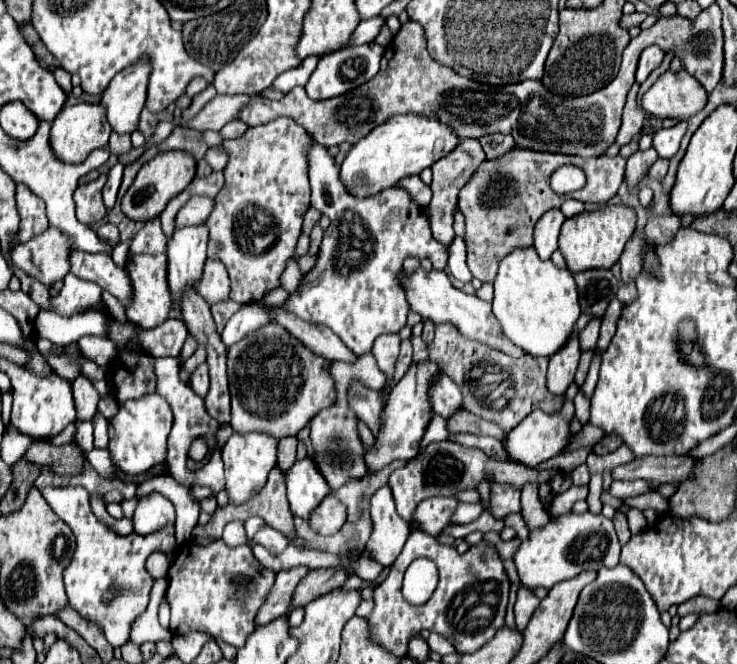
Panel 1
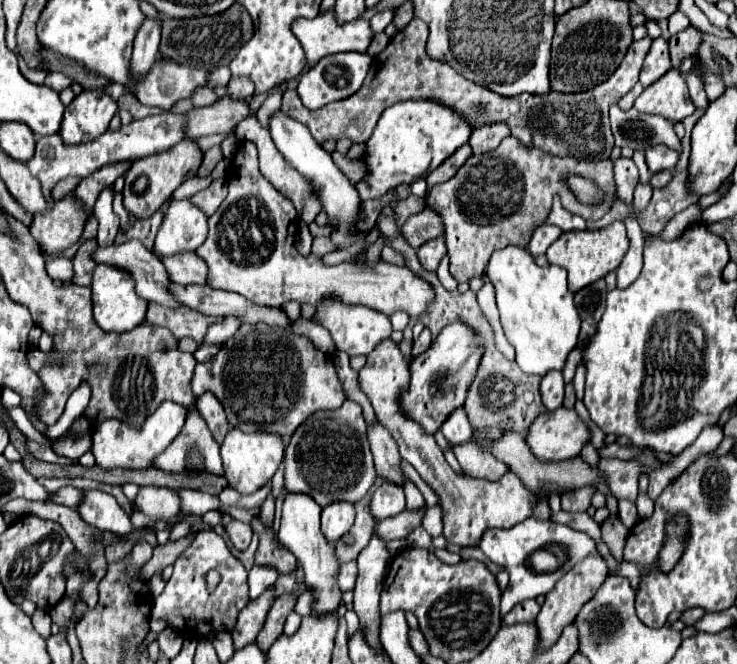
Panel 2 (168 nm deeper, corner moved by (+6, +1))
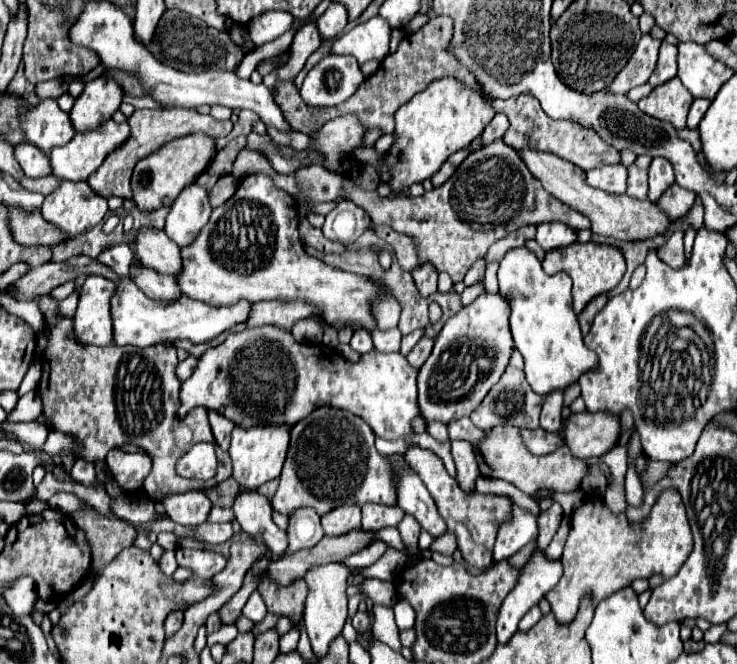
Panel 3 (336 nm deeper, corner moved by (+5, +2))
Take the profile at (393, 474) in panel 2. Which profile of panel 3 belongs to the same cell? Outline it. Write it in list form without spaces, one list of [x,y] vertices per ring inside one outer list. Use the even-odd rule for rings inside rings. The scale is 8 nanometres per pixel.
[[[401,455],[389,457],[395,471],[397,471],[397,501],[399,507],[417,519],[417,523],[429,531],[435,539],[447,533],[447,525],[443,517],[439,515],[435,501],[431,499],[427,487],[423,481],[413,473],[413,469],[407,465],[407,461]]]

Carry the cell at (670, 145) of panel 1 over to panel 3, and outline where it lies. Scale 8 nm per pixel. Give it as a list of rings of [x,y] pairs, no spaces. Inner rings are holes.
[[[655,157],[651,167],[649,167],[649,193],[647,193],[647,199],[655,203],[661,197],[661,193],[665,193],[673,183],[675,183],[673,181],[673,167],[669,165],[669,161],[661,161],[659,157]]]

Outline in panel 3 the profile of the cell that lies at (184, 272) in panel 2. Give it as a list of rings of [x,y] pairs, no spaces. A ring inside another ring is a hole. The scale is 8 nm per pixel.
[[[141,227],[133,241],[133,249],[141,265],[157,269],[157,273],[177,275],[177,269],[181,269],[179,247],[159,229]]]

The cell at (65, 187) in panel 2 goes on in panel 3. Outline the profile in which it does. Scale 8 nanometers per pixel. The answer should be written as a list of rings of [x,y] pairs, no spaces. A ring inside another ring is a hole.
[[[53,175],[39,179],[31,179],[28,177],[19,179],[19,183],[23,188],[31,192],[41,193],[44,196],[53,192],[59,186],[60,182],[61,180]]]

